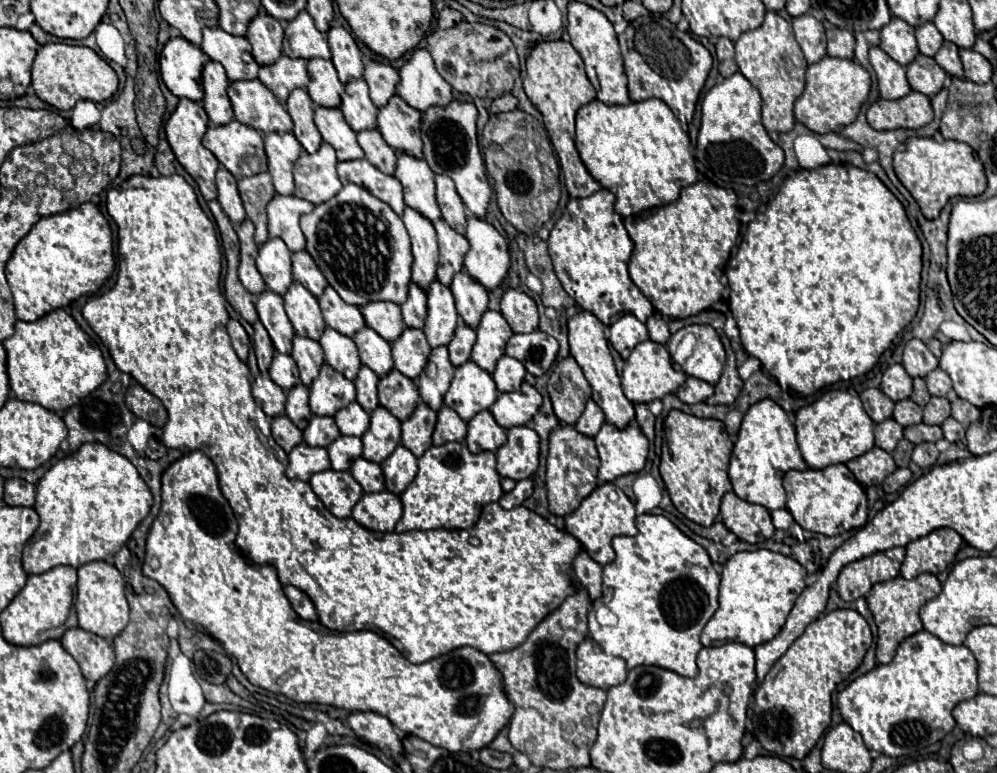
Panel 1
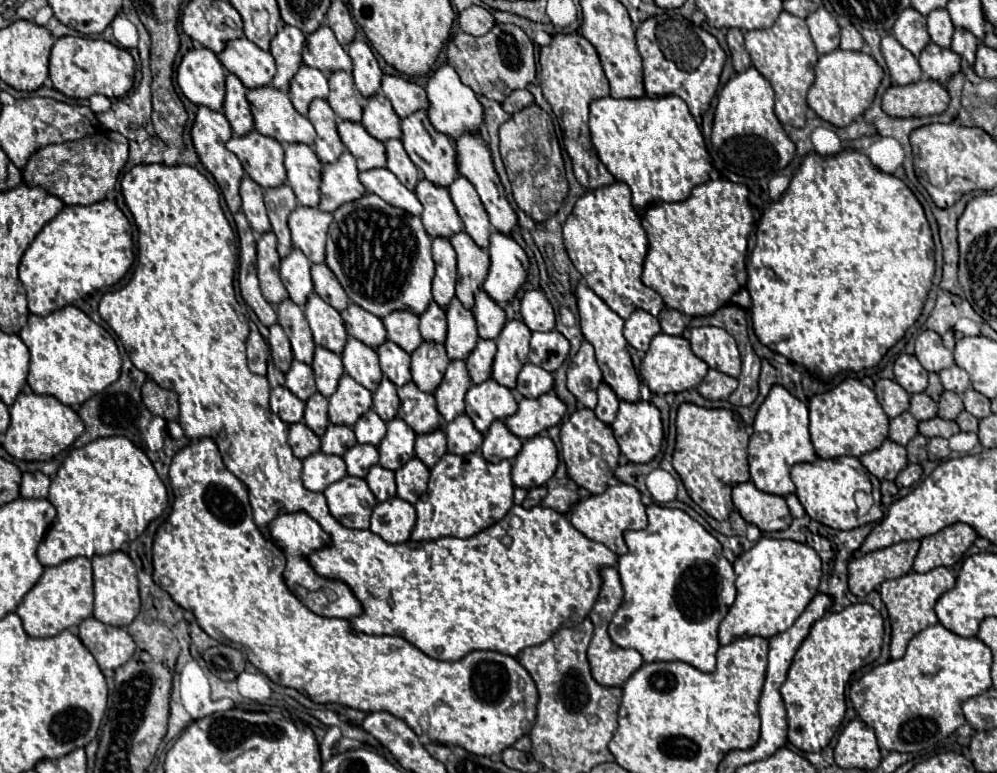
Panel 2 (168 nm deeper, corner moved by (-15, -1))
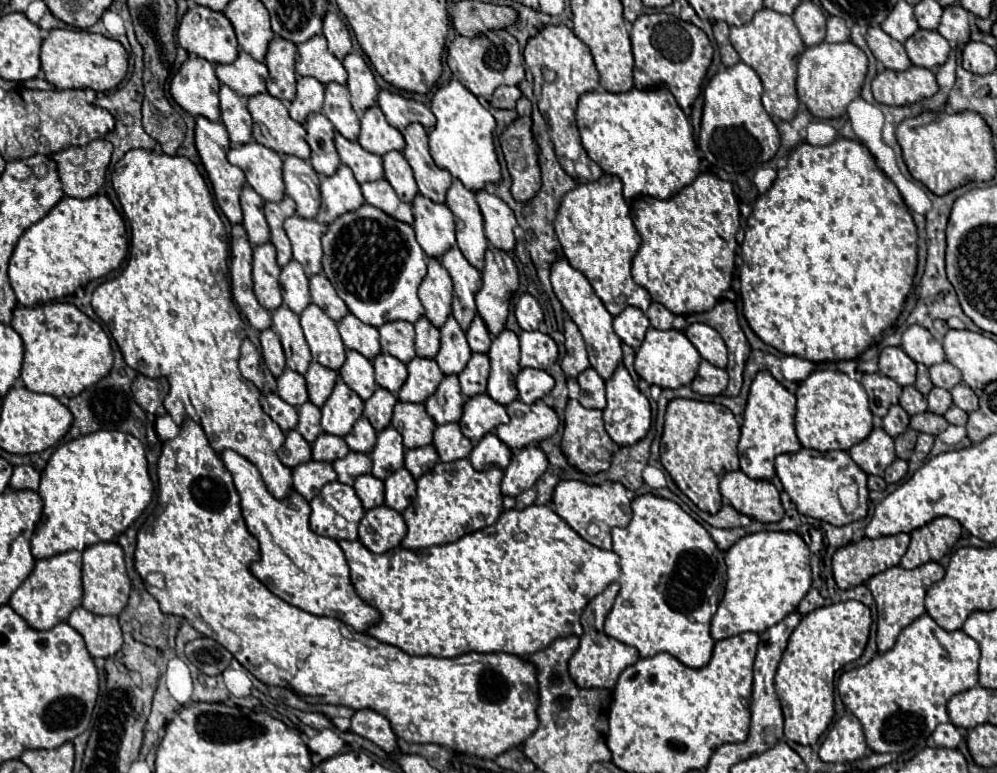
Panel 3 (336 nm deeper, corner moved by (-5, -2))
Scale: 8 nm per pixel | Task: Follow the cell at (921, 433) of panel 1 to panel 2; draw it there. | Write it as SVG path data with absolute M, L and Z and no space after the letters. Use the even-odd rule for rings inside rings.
M933 417L929 421L921 421L919 423L919 433L923 437L945 437L949 439L951 435L959 433L959 425L955 421L945 421L941 417Z

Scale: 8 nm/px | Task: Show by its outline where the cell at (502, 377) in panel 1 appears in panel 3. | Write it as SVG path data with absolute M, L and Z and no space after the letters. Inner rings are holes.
M523 368L517 376L517 390L519 390L519 400L525 404L533 404L541 400L545 394L549 394L555 386L555 380L551 374L545 370L533 370L533 368Z

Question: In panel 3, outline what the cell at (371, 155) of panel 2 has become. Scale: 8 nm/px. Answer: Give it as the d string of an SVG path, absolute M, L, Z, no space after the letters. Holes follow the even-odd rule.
M335 134L335 144L337 144L341 162L353 170L359 184L371 182L371 180L381 180L385 176L381 156L363 150L359 146L359 142L351 142L351 140L343 138L341 134Z

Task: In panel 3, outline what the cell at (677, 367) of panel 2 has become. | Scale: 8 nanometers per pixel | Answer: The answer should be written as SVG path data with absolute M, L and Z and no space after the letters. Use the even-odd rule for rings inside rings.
M649 328L645 334L645 340L635 356L635 372L647 380L649 384L657 384L661 388L679 388L685 384L691 384L691 380L697 374L697 366L701 362L701 356L697 348L689 342L689 338L671 328L671 330L657 330Z

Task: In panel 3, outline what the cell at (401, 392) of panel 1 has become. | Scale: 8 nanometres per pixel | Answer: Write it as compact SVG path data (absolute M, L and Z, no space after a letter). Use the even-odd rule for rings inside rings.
M397 402L391 426L403 436L405 448L421 448L433 442L435 422L429 418L423 404Z

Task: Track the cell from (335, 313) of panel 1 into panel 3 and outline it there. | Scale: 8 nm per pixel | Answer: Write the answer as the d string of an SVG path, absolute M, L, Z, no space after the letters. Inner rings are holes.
M347 314L337 326L339 326L339 332L341 332L343 344L349 350L355 350L369 360L373 360L377 354L381 354L377 328L373 328L369 324L363 324L353 314Z

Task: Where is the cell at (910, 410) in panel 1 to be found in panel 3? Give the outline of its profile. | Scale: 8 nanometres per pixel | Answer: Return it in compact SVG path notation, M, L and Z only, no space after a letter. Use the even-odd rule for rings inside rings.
M905 386L903 394L899 398L899 404L903 406L903 410L913 416L913 414L921 414L927 410L927 398L915 390L915 386Z

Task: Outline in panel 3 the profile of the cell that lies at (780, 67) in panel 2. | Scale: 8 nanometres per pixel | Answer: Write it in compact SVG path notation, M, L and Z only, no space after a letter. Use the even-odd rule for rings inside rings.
M763 8L759 10L751 22L743 26L731 26L729 40L733 48L737 50L739 58L751 66L761 82L763 82L763 106L771 116L777 116L781 120L793 120L797 114L799 98L795 90L795 78L797 78L797 58L803 54L805 44L799 36L799 30L791 16L779 14L775 10Z

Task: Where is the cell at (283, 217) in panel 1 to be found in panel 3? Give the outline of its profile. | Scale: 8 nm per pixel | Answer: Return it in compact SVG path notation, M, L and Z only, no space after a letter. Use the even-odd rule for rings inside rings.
M291 216L285 220L285 232L291 240L293 246L293 258L307 268L305 274L313 276L319 274L323 270L321 266L321 258L323 258L323 250L321 250L321 236L325 234L325 226L319 224L317 220L307 220L301 216Z

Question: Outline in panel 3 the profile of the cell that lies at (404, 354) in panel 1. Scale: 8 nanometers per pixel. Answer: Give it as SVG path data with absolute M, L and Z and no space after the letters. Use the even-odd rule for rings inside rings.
M413 358L407 364L407 370L409 376L397 394L399 402L423 404L437 390L439 382L445 376L435 360L425 360L425 358Z

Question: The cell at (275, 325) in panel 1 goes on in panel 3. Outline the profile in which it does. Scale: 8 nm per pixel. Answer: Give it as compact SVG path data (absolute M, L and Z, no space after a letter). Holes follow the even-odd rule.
M279 306L273 312L271 330L277 332L277 336L281 338L281 344L287 356L287 368L299 374L305 374L311 362L311 354L309 354L309 346L305 342L305 336L299 324L299 316L291 312L287 306Z

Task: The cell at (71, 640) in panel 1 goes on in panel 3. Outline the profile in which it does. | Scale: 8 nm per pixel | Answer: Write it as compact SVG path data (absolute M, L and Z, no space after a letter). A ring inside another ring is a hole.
M79 606L71 612L67 624L83 636L87 650L93 658L113 656L123 644L121 628L115 616L97 616Z

